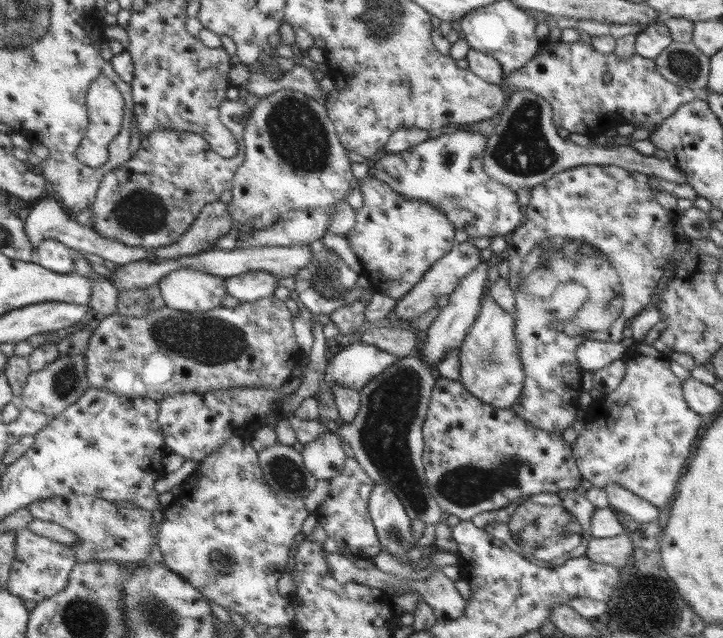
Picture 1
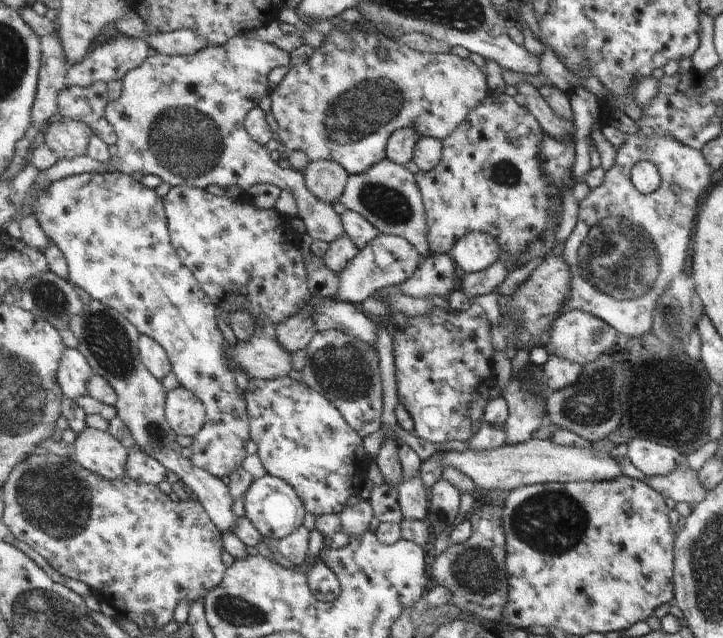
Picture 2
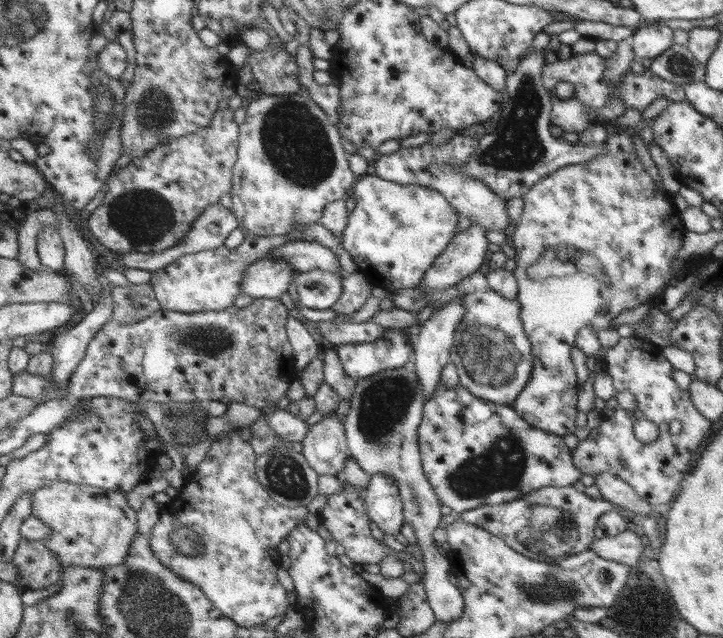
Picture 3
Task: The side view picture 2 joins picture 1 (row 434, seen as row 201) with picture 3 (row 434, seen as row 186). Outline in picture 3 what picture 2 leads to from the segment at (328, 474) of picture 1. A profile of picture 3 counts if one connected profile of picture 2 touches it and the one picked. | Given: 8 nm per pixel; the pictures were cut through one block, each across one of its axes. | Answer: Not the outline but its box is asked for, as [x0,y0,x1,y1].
[303,414,353,478]

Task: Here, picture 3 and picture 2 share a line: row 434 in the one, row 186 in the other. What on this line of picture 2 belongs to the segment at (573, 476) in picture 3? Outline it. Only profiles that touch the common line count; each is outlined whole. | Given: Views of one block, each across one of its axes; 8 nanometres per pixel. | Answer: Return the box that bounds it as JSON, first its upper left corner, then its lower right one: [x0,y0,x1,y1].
[417,92,561,264]

